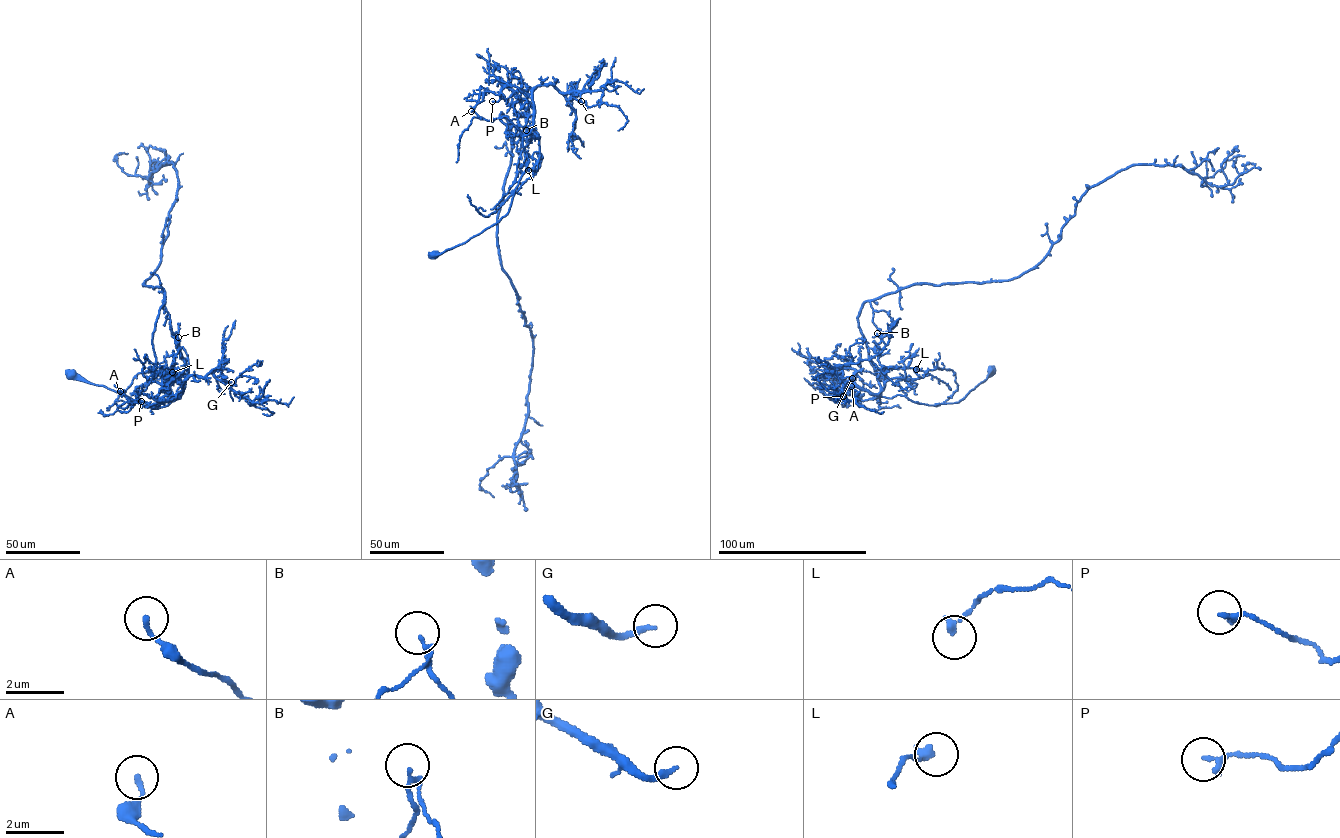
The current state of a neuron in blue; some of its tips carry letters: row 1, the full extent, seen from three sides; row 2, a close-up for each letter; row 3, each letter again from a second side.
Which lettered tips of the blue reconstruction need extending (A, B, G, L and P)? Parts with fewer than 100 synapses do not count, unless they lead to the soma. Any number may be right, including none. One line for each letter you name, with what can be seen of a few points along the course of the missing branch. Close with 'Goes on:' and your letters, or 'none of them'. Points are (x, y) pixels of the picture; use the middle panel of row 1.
G: (581, 101), (585, 99), (592, 103), (589, 111), (592, 123), (587, 130)
Goes on: G

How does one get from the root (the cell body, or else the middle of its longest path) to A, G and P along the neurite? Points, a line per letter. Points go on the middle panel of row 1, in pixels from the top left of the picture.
A: (434, 254), (465, 243), (506, 215), (529, 161), (522, 134), (506, 116), (486, 120), (471, 111)
G: (434, 254), (465, 243), (508, 211), (529, 161), (522, 137), (532, 126), (535, 87), (552, 84), (581, 101)
P: (434, 254), (506, 215), (529, 161), (522, 137), (533, 106), (513, 86), (492, 101)

